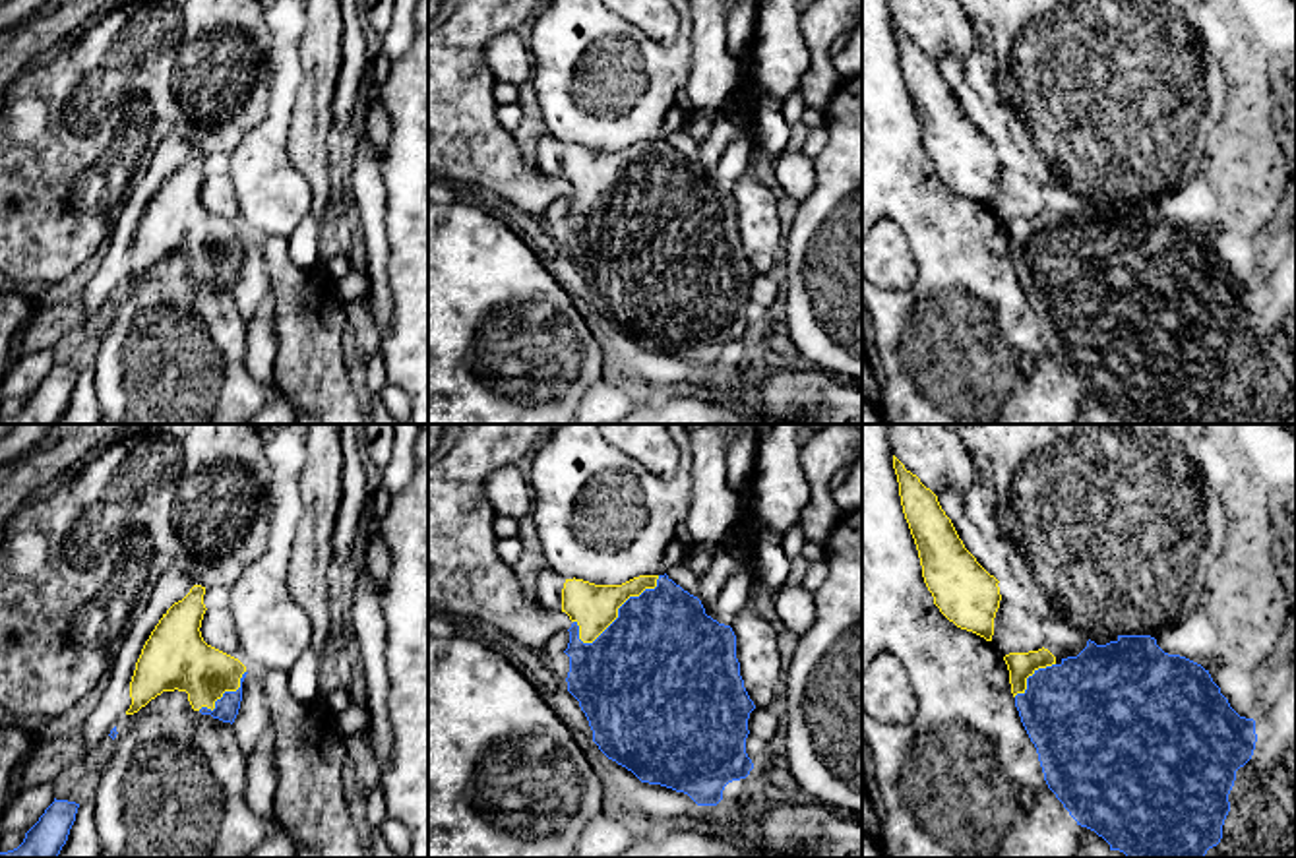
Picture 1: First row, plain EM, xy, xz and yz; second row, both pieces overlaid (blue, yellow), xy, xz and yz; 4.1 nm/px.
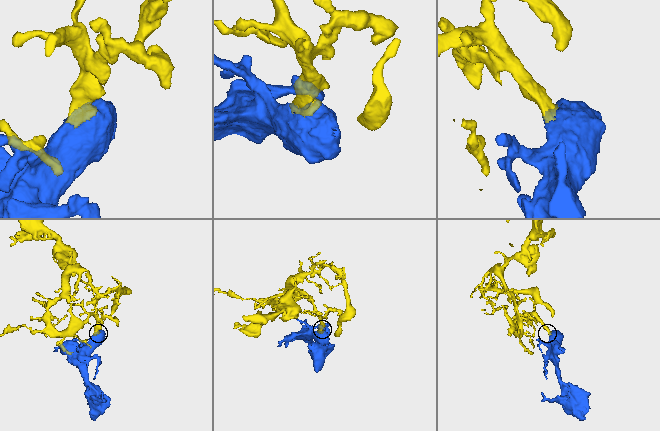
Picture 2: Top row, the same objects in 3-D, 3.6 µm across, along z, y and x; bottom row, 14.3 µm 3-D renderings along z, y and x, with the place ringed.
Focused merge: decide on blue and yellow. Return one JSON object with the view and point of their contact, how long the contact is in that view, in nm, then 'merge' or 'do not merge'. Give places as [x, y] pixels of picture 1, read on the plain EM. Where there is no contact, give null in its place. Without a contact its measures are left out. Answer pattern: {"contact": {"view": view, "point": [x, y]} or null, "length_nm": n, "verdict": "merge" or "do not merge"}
{"contact": {"view": "xz", "point": [618, 175]}, "length_nm": 440, "verdict": "merge"}

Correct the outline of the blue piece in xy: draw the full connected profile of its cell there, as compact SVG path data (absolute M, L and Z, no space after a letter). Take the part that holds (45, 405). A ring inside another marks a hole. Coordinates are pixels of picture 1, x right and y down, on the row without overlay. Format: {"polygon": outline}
{"polygon": "M56 366L39 387L25 399L23 409L0 424L56 424L68 407L79 370Z"}

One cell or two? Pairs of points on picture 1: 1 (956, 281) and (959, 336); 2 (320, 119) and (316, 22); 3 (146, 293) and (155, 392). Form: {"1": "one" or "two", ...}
{"1": "one", "2": "one", "3": "one"}

